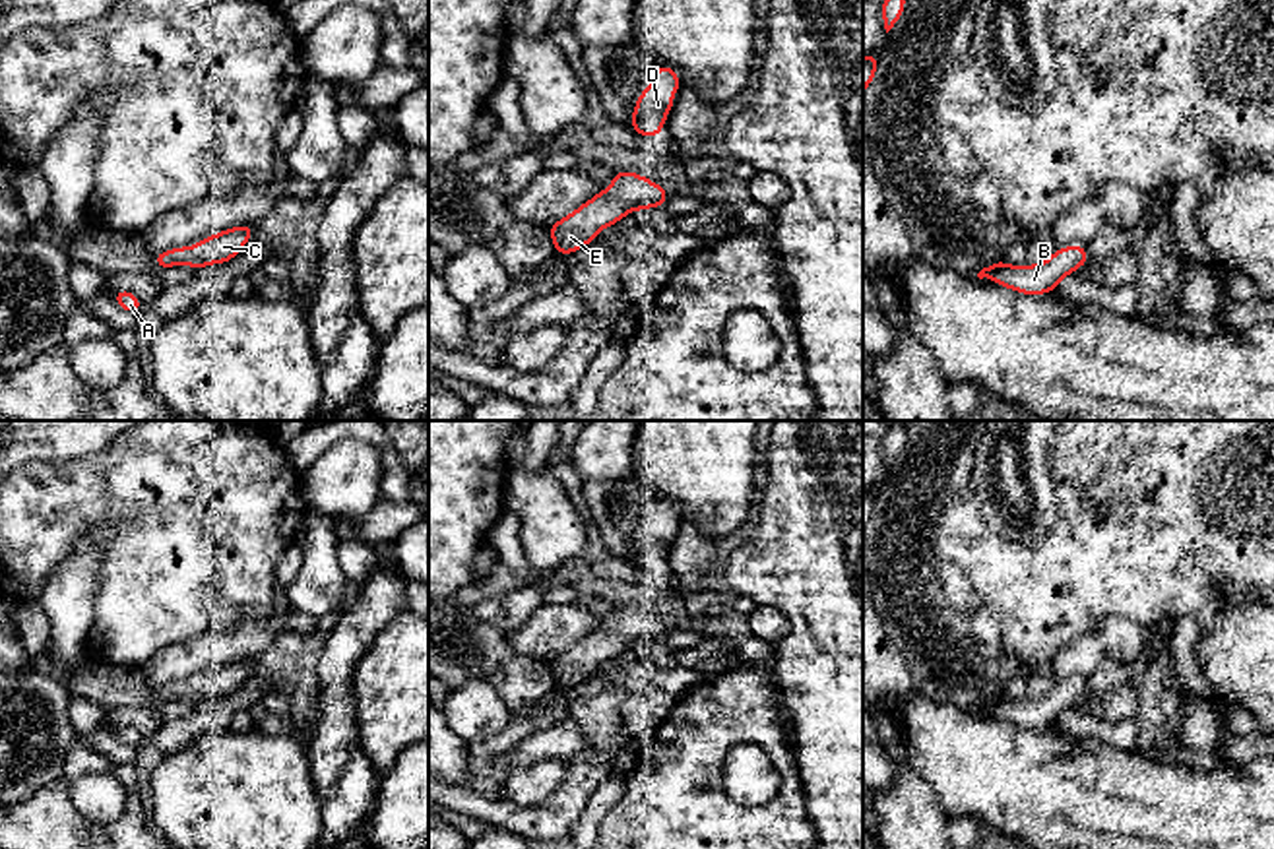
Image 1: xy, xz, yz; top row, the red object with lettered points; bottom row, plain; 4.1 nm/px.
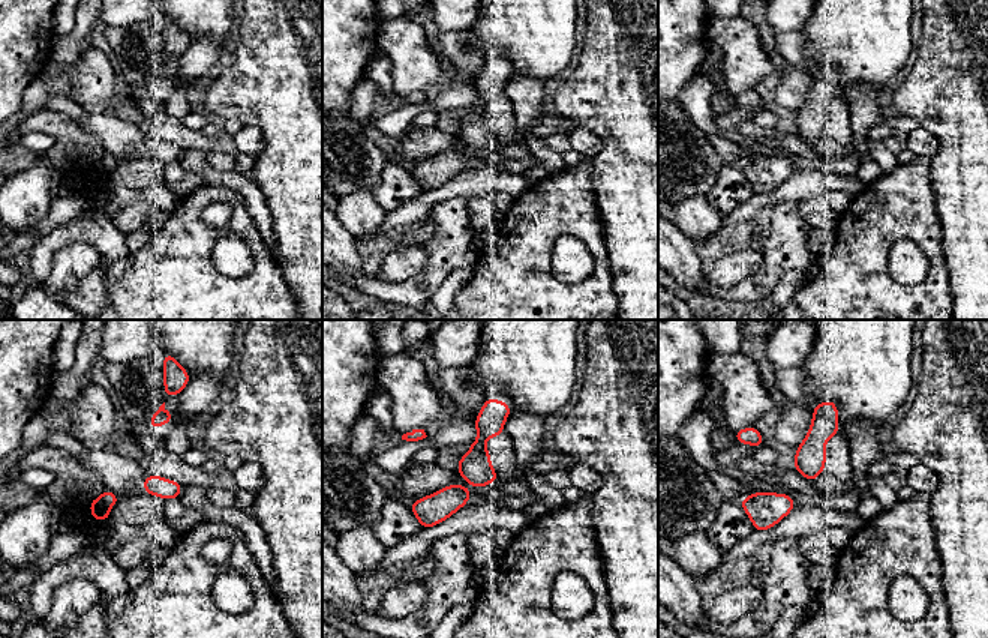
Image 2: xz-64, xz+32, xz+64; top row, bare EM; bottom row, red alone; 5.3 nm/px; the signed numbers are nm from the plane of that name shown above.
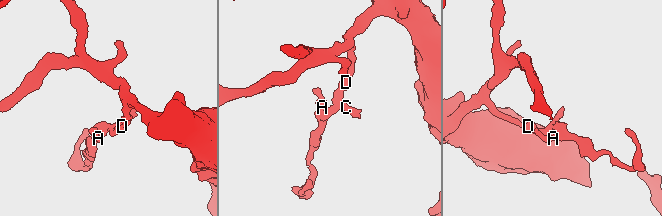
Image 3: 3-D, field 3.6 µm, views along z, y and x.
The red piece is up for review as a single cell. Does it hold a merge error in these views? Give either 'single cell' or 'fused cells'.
single cell

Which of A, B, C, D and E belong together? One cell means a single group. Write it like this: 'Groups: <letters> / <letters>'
Groups: A B C D E

